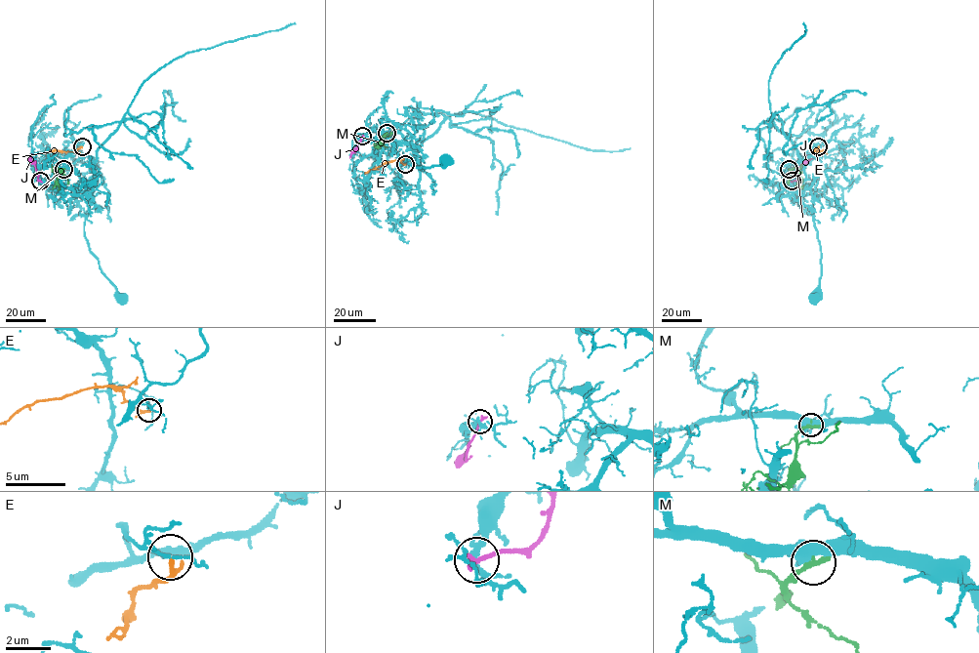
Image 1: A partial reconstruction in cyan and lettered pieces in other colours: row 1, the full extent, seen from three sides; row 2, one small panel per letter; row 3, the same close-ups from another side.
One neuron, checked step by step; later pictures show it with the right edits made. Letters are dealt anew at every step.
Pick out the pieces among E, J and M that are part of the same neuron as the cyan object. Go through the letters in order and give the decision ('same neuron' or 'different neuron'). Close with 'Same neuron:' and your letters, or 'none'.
E: different neuron
J: different neuron
M: different neuron
Same neuron: none

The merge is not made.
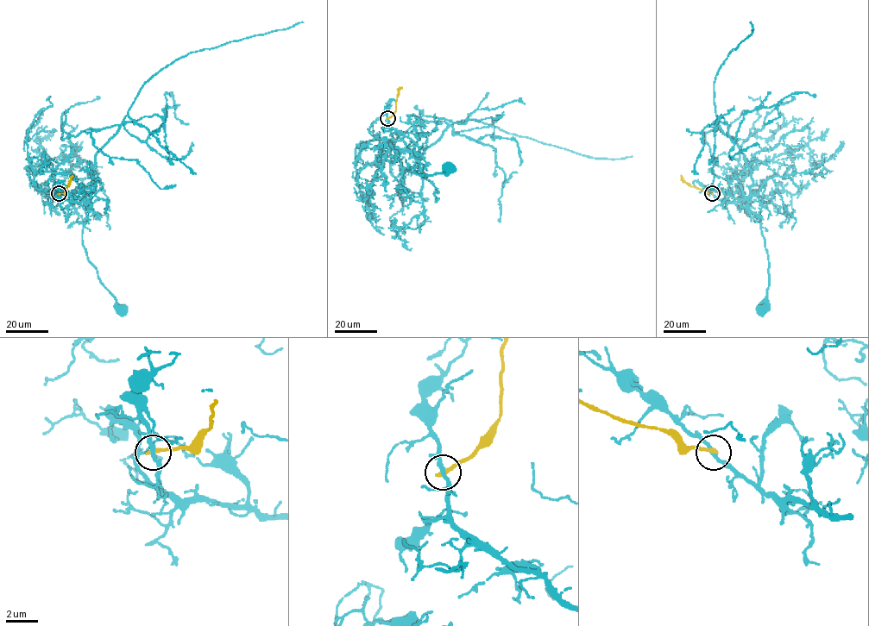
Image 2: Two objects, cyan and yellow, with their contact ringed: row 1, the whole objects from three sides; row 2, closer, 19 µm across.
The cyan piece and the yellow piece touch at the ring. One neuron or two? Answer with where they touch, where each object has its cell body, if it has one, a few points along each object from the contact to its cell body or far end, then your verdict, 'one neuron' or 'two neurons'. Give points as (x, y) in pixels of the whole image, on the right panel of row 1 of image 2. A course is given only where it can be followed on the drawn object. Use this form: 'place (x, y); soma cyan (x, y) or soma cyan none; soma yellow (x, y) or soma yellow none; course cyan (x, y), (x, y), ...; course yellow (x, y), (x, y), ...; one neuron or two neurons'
place (712, 193); soma cyan (762, 309); soma yellow none; course cyan (712, 193), (730, 202), (738, 198), (758, 197), (761, 207), (762, 235), (769, 266), (767, 297), (762, 310); course yellow (712, 193), (689, 185), (681, 175); two neurons

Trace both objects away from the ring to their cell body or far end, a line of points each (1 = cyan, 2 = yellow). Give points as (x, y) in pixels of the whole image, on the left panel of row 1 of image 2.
1: (59, 193), (62, 199), (76, 202), (91, 196), (83, 246), (100, 281), (121, 310)
2: (59, 193), (66, 190), (72, 175)

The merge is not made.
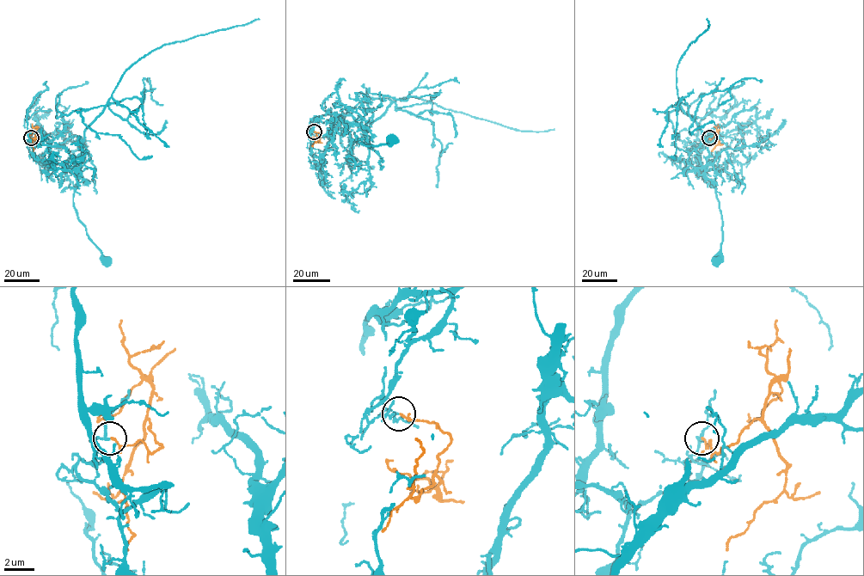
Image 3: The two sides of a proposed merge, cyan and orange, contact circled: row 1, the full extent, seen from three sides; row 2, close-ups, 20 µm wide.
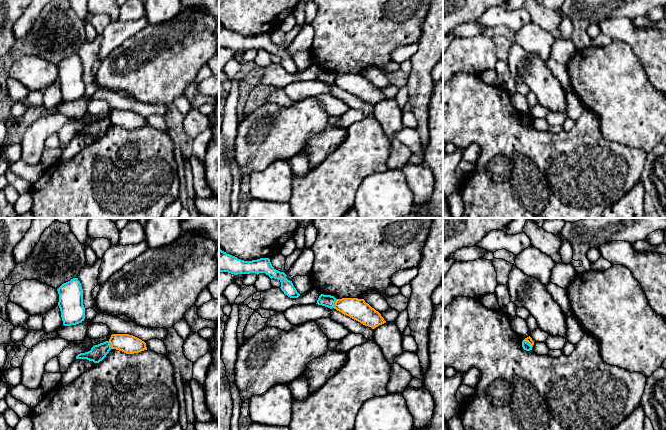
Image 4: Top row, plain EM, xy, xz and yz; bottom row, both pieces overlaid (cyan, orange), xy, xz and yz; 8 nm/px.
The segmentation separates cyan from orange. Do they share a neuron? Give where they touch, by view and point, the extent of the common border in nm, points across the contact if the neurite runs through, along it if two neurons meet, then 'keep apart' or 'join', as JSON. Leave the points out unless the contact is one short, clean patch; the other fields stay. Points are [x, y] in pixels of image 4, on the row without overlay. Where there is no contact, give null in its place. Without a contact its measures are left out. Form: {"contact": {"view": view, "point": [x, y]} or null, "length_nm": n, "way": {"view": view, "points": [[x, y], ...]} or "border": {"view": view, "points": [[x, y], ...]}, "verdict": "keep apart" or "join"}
{"contact": {"view": "xz", "point": [334, 79]}, "length_nm": 80, "border": {"view": "xz", "points": [[337, 75], [333, 83]]}, "verdict": "keep apart"}

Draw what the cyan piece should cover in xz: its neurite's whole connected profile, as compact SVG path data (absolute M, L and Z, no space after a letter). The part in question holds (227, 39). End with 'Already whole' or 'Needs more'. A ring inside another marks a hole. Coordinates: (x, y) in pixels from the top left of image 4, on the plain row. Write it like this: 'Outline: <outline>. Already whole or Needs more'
Outline: M219 25L219 48L228 48L234 51L250 49L258 51L259 49L265 49L271 55L274 54L281 58L280 64L288 73L298 74L300 72L292 57L286 54L284 48L276 46L269 34L244 37Z. Already whole

